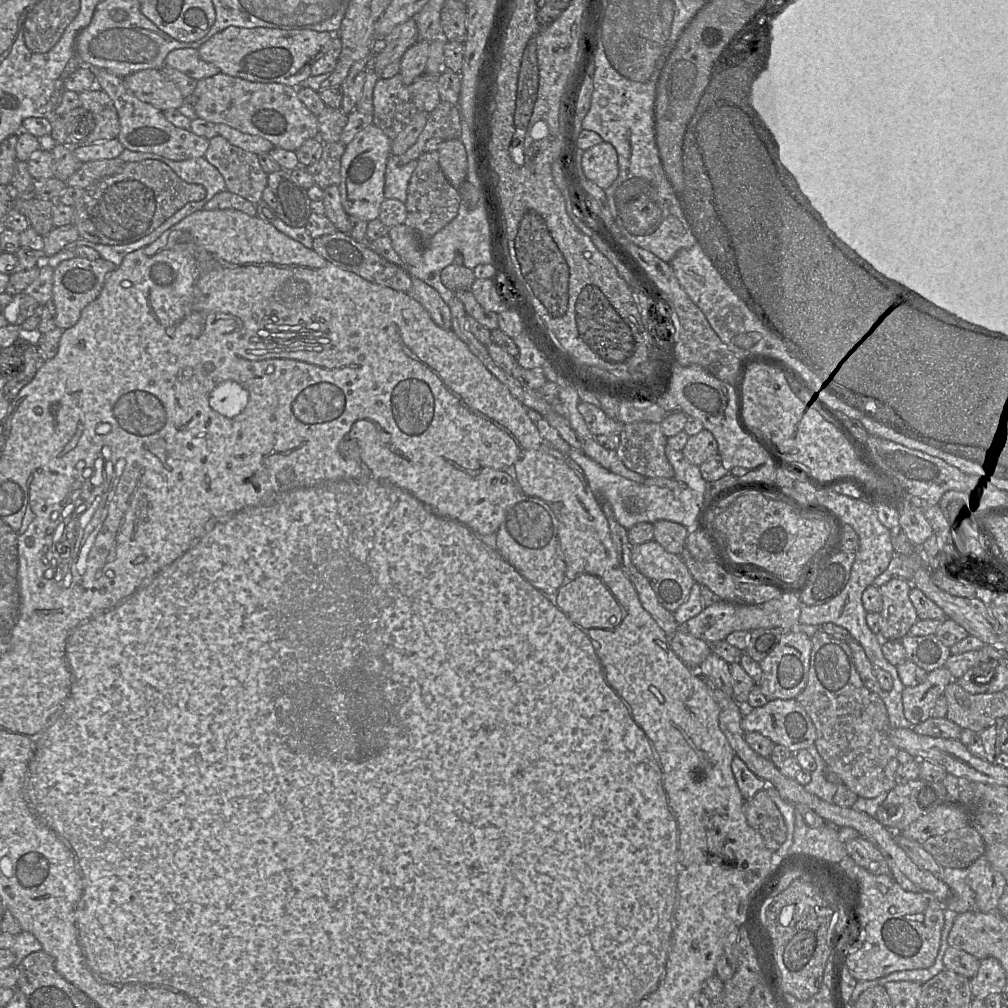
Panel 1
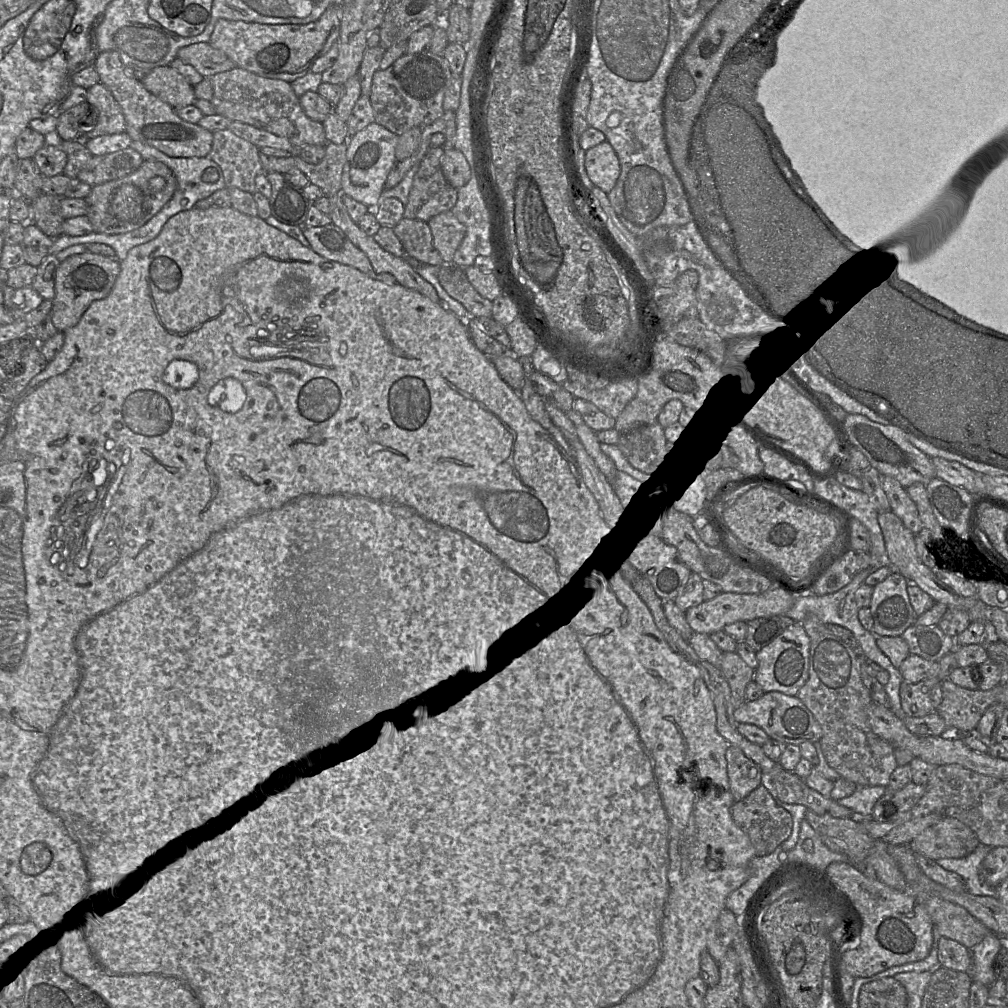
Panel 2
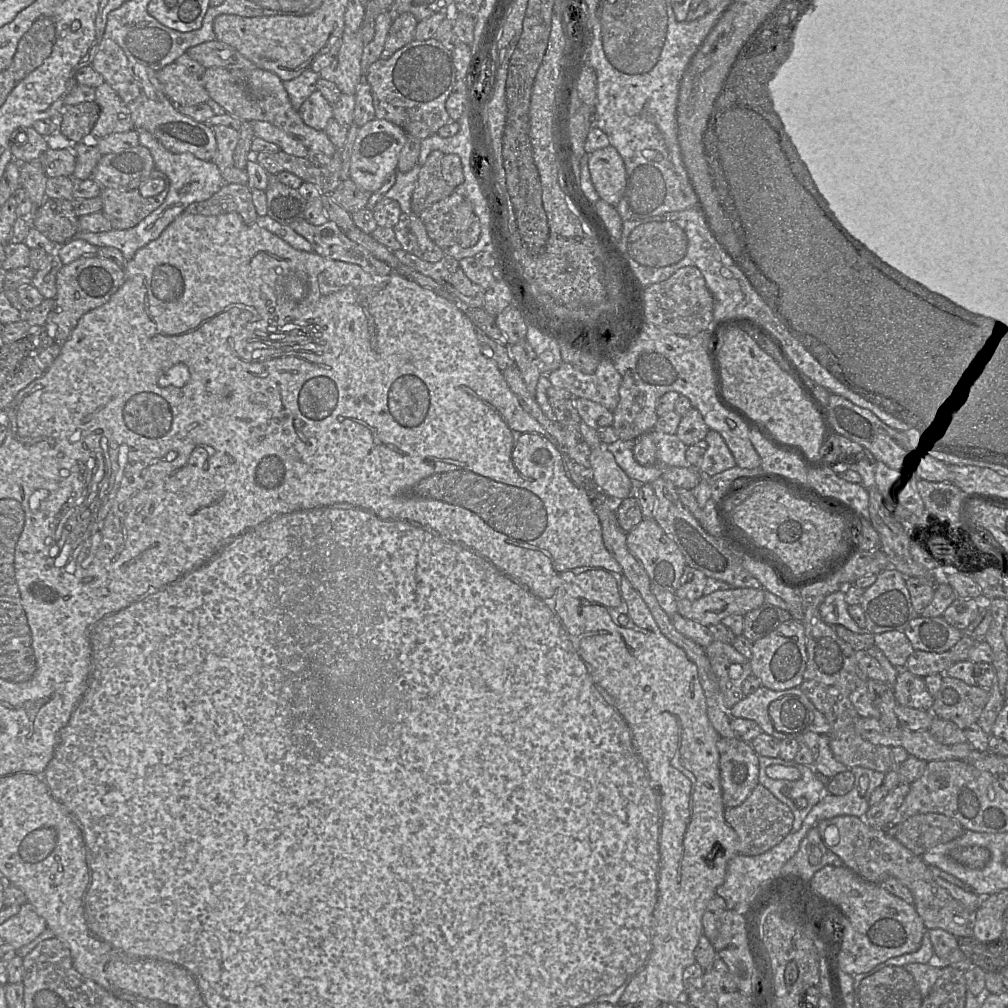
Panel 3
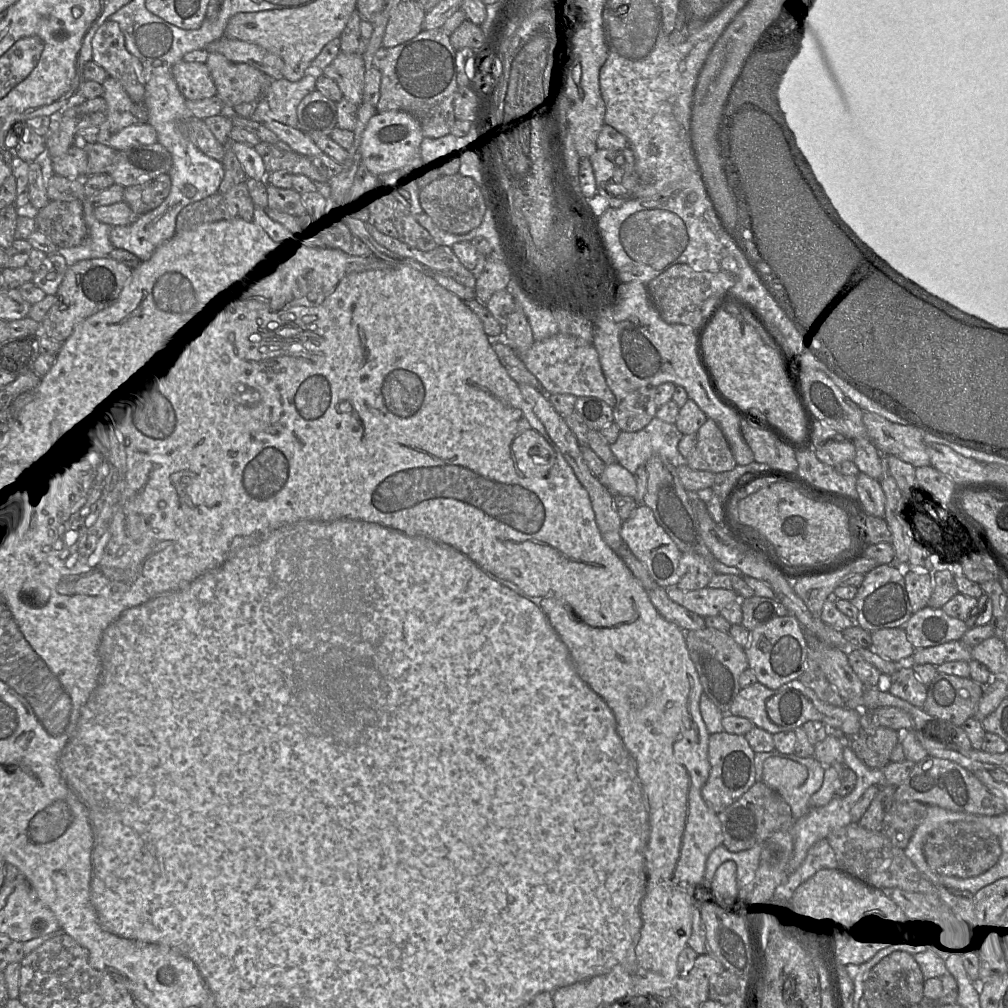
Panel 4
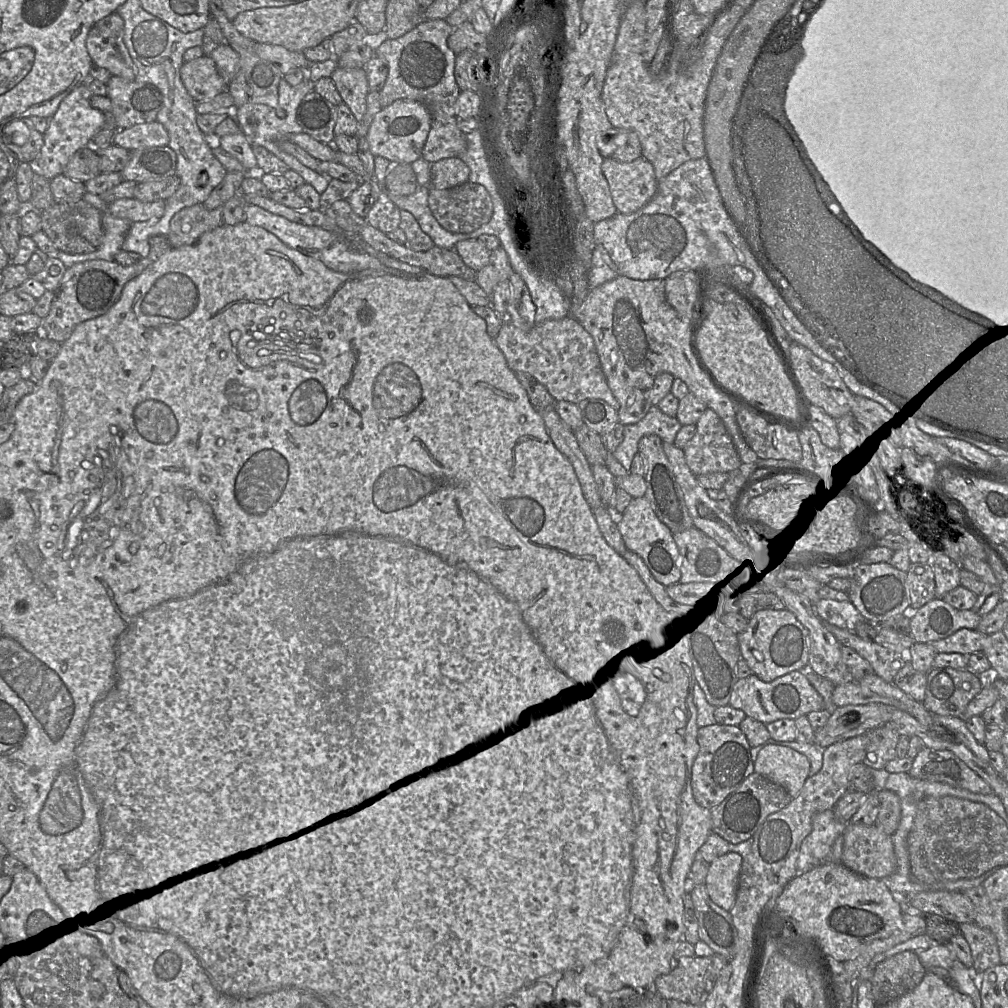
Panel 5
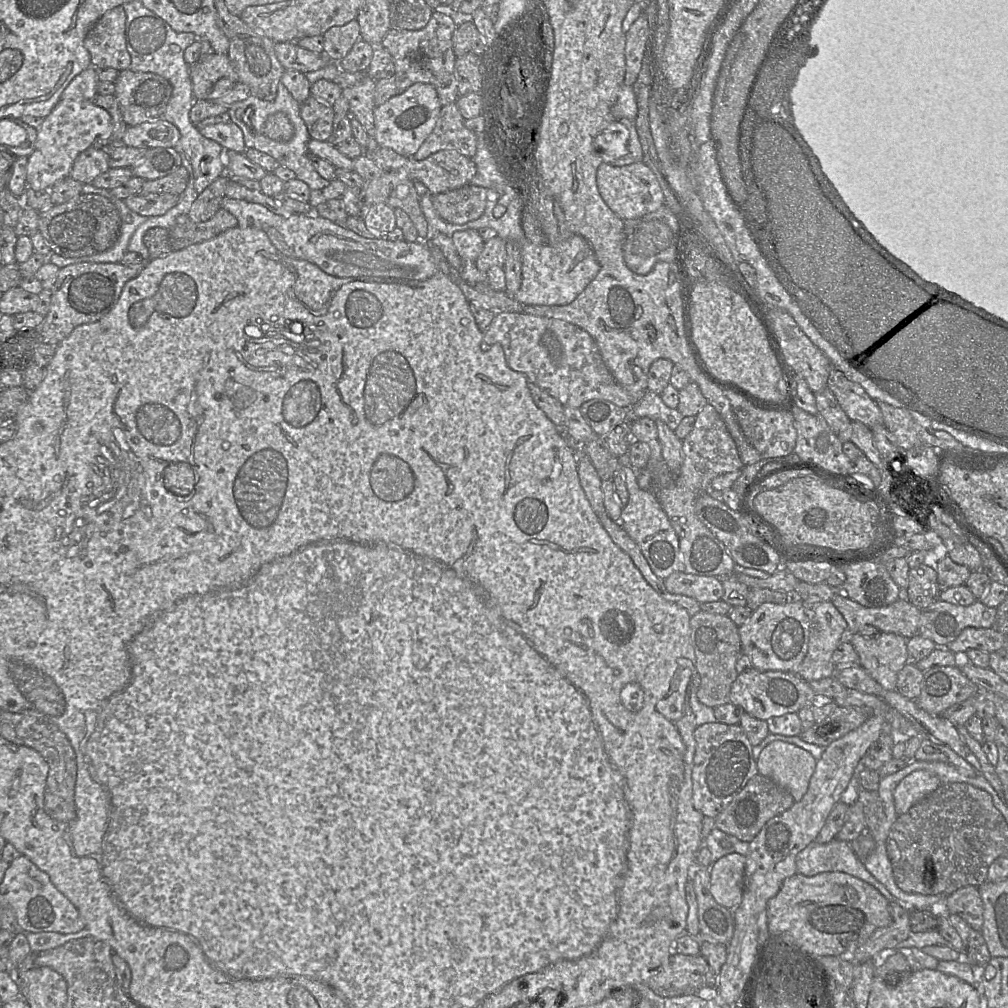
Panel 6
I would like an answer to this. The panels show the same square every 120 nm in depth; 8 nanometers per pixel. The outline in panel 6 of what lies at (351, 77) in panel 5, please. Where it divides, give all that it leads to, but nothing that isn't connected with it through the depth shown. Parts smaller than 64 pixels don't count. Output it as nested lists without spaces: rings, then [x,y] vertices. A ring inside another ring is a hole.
[[[368,75],[358,84],[342,89],[342,96],[349,102],[350,115],[355,117],[369,136],[374,137],[374,91],[376,81]]]

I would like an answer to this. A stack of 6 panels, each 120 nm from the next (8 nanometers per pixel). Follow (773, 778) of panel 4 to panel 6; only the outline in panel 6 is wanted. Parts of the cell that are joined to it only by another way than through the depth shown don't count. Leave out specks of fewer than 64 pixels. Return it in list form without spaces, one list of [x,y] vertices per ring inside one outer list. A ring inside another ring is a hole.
[[[781,740],[766,745],[755,762],[758,774],[784,788],[795,802],[806,793],[816,766],[809,752]]]

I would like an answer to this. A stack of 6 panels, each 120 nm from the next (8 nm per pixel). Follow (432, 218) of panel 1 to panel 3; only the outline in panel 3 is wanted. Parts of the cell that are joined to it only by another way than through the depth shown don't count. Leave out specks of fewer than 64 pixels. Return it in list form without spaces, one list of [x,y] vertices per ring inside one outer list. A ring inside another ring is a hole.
[[[435,150],[430,153],[426,162],[421,166],[417,186],[412,194],[411,208],[419,215],[424,209],[447,198],[454,191],[443,178],[442,158],[444,153]]]

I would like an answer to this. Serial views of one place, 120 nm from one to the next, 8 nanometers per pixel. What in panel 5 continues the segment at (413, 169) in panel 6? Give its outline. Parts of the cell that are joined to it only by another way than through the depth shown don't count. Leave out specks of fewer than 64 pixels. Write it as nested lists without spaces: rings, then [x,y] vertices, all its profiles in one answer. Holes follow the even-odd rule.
[[[451,157],[431,163],[431,187],[443,190],[469,182],[470,169],[459,157]]]

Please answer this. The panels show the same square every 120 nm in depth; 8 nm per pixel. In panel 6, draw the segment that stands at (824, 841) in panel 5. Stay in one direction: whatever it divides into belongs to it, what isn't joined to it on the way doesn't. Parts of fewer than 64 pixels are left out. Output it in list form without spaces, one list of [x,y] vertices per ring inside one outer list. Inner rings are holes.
[[[834,838],[827,843],[811,842],[796,856],[796,872],[810,877],[822,872],[839,871],[860,879],[882,894],[889,902],[899,902],[878,882],[856,857],[850,844]]]

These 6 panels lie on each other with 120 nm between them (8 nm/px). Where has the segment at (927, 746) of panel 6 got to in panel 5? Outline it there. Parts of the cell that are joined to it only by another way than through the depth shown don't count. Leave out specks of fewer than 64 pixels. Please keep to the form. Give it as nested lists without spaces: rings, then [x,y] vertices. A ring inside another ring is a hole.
[[[925,746],[913,759],[908,774],[915,779],[941,782],[973,793],[993,793],[986,781],[948,750]]]

